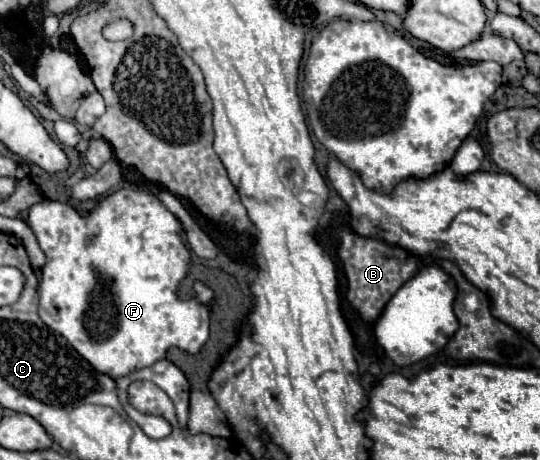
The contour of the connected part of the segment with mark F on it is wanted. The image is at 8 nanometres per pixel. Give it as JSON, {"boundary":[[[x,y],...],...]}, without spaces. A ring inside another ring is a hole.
{"boundary":[[[119,188],[97,202],[87,216],[81,216],[69,204],[45,200],[29,208],[27,224],[47,256],[39,282],[39,316],[51,330],[65,336],[95,370],[119,378],[165,358],[171,346],[195,354],[207,342],[213,291],[196,281],[194,298],[189,302],[177,298],[177,286],[191,270],[191,250],[181,238],[185,232],[181,220],[157,196],[143,190]]]}

